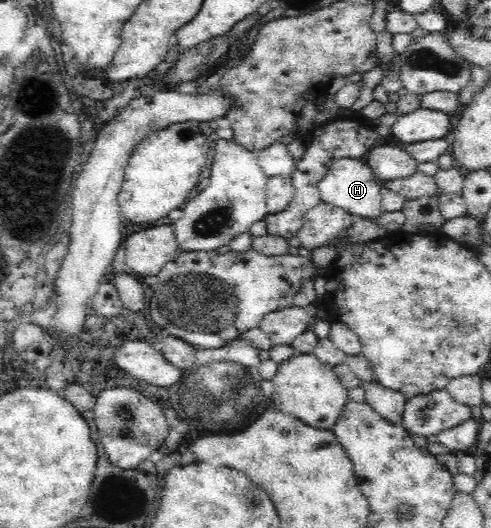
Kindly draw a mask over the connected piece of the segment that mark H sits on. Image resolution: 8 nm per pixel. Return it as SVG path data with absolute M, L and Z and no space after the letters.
M343 158L326 171L325 177L318 183L318 190L323 202L348 211L351 215L364 218L377 218L382 210L381 188L382 182L377 180L371 167L364 160Z

